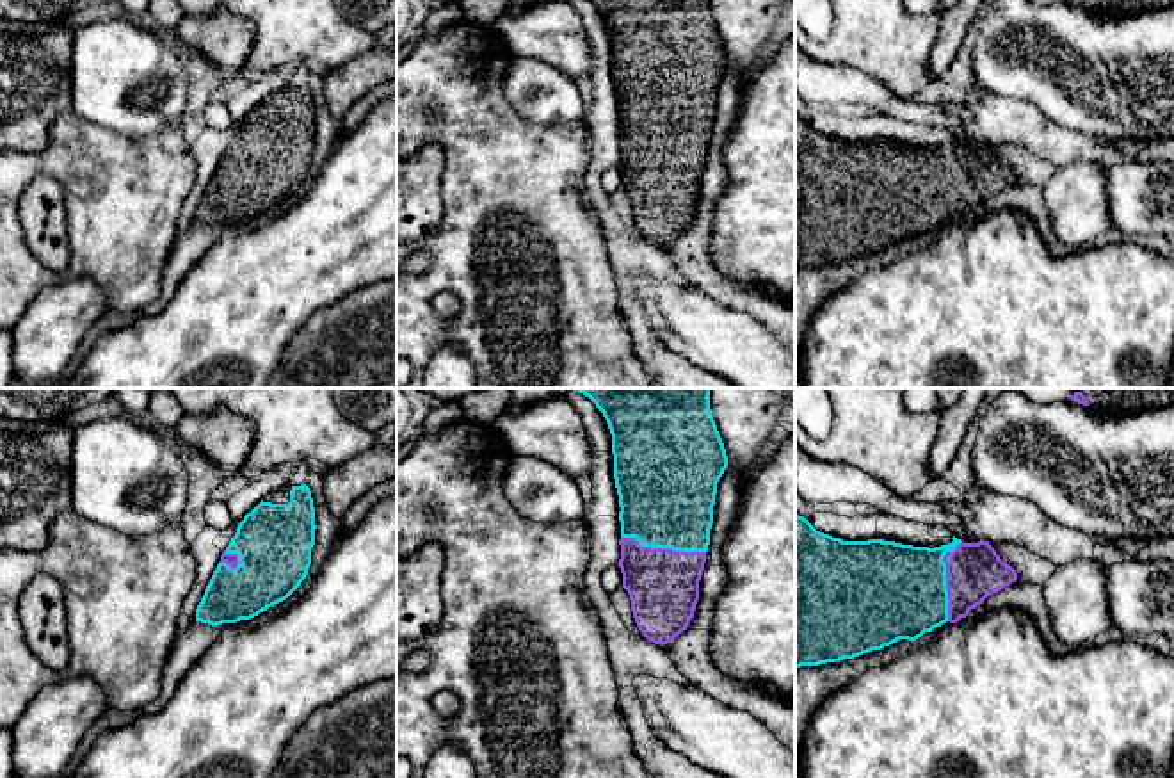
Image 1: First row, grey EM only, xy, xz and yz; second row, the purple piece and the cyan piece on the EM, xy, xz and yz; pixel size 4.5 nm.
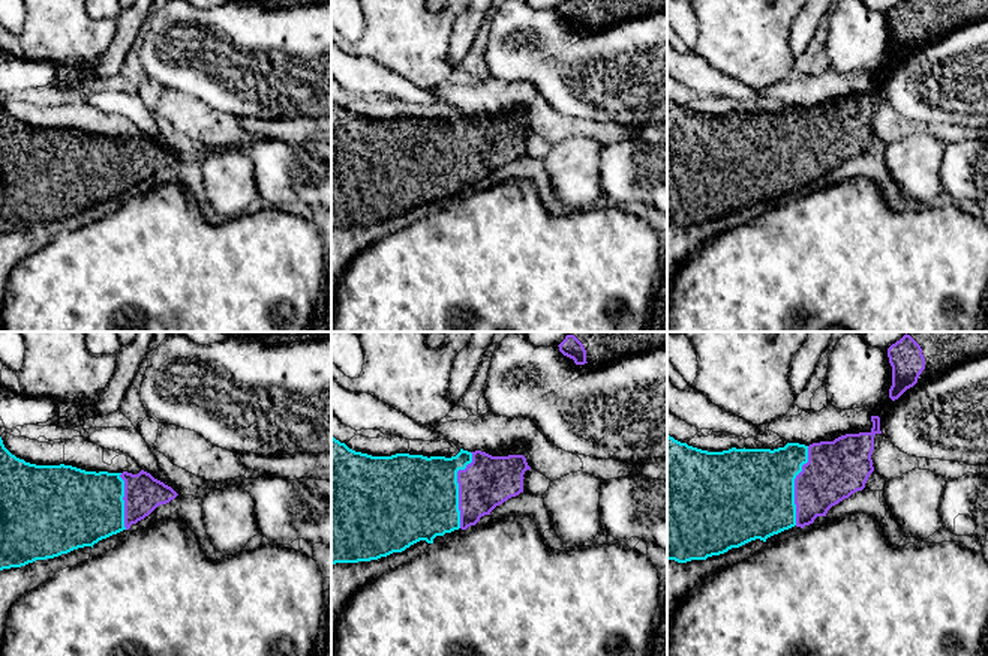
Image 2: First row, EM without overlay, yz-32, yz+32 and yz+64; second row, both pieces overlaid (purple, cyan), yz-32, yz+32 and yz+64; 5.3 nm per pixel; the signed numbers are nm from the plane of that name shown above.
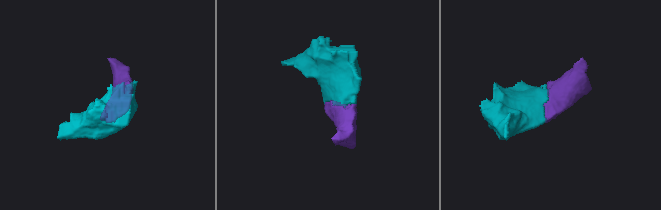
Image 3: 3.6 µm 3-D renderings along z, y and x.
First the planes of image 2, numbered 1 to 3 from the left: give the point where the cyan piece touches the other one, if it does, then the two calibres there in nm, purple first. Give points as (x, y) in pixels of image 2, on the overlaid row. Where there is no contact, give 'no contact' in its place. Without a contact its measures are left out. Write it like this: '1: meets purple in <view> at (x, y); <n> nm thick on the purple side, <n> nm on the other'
1: meets purple in yz-32 at (125, 502); 200 nm thick on the purple side, 400 nm on the other
2: meets purple in yz+32 at (459, 488); 280 nm thick on the purple side, 460 nm on the other
3: meets purple in yz+64 at (795, 485); 320 nm thick on the purple side, 480 nm on the other

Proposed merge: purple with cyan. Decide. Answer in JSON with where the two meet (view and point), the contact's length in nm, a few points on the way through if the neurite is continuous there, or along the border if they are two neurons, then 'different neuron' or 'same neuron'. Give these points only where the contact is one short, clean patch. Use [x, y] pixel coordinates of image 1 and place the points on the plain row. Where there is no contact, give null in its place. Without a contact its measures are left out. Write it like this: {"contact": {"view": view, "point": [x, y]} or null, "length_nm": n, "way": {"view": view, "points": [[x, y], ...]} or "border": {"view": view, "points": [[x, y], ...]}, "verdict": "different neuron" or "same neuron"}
{"contact": {"view": "xz", "point": [664, 150]}, "length_nm": 400, "verdict": "same neuron"}

